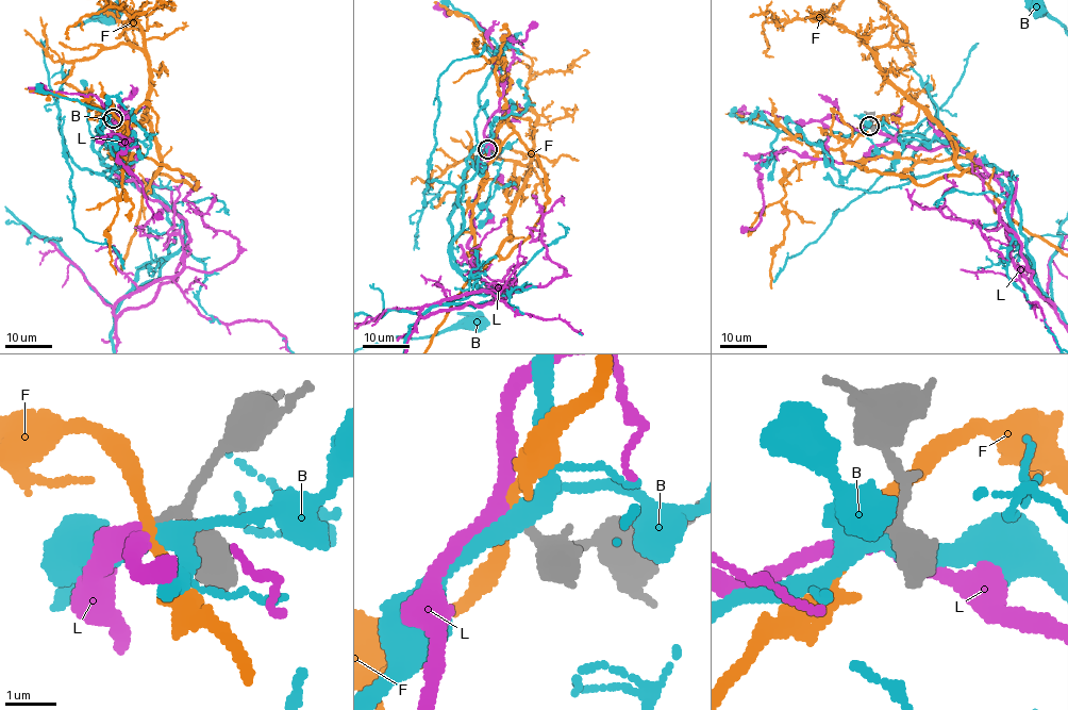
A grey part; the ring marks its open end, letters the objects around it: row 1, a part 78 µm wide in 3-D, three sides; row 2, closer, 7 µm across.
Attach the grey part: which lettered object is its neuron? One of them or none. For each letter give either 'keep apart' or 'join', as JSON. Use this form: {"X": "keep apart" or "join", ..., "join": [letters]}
{"B": "keep apart", "F": "keep apart", "L": "join", "join": ["L"]}

